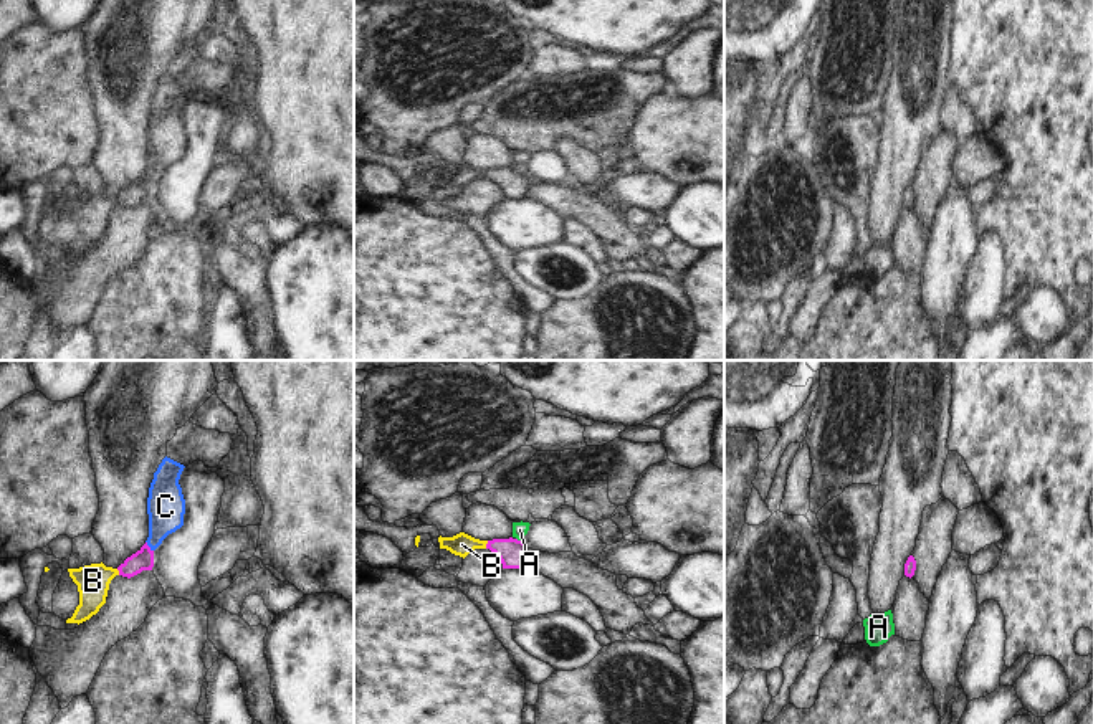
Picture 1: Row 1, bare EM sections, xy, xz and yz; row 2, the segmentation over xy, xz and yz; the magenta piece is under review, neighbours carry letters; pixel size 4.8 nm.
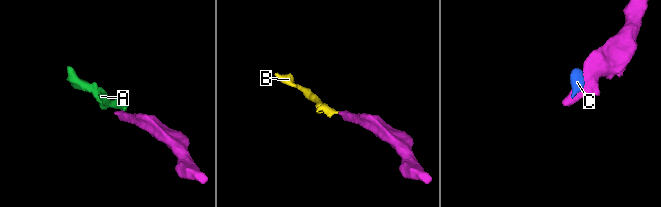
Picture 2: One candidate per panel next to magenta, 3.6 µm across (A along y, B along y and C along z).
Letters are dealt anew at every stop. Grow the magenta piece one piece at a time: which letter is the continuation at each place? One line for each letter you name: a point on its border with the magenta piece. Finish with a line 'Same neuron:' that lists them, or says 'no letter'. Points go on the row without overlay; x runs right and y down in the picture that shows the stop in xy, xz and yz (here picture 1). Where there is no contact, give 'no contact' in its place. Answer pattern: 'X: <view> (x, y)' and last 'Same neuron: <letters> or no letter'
B: xz (486, 174)
Same neuron: B

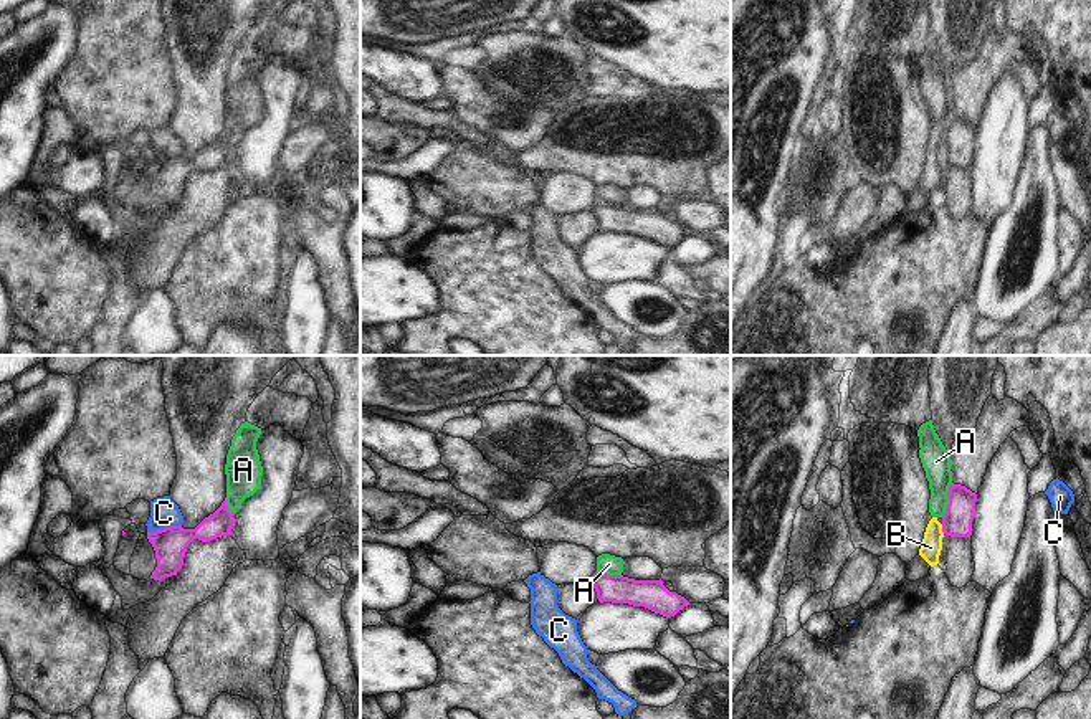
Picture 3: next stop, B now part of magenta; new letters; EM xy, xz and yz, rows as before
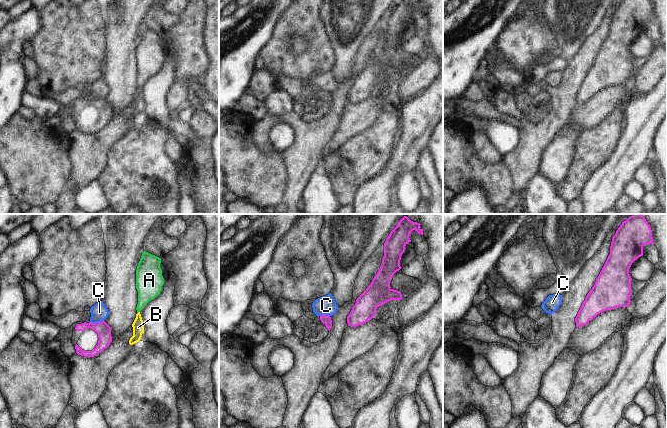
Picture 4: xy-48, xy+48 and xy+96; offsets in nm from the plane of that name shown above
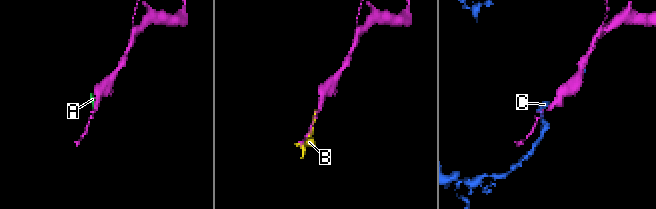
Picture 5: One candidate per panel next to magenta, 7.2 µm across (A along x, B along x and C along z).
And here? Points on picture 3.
Same neuron: no letter

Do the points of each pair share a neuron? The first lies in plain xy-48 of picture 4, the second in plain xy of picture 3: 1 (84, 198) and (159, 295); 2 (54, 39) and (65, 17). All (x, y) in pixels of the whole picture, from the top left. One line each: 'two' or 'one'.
1: one
2: two

